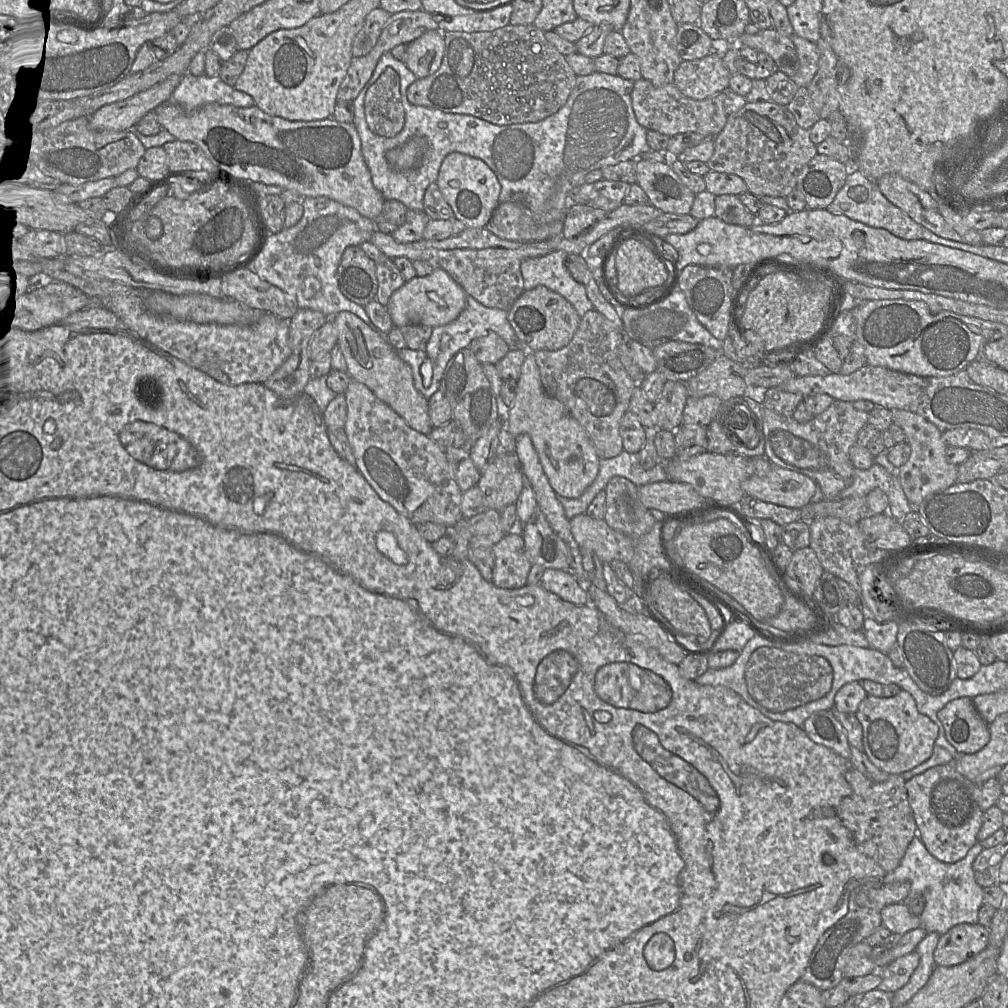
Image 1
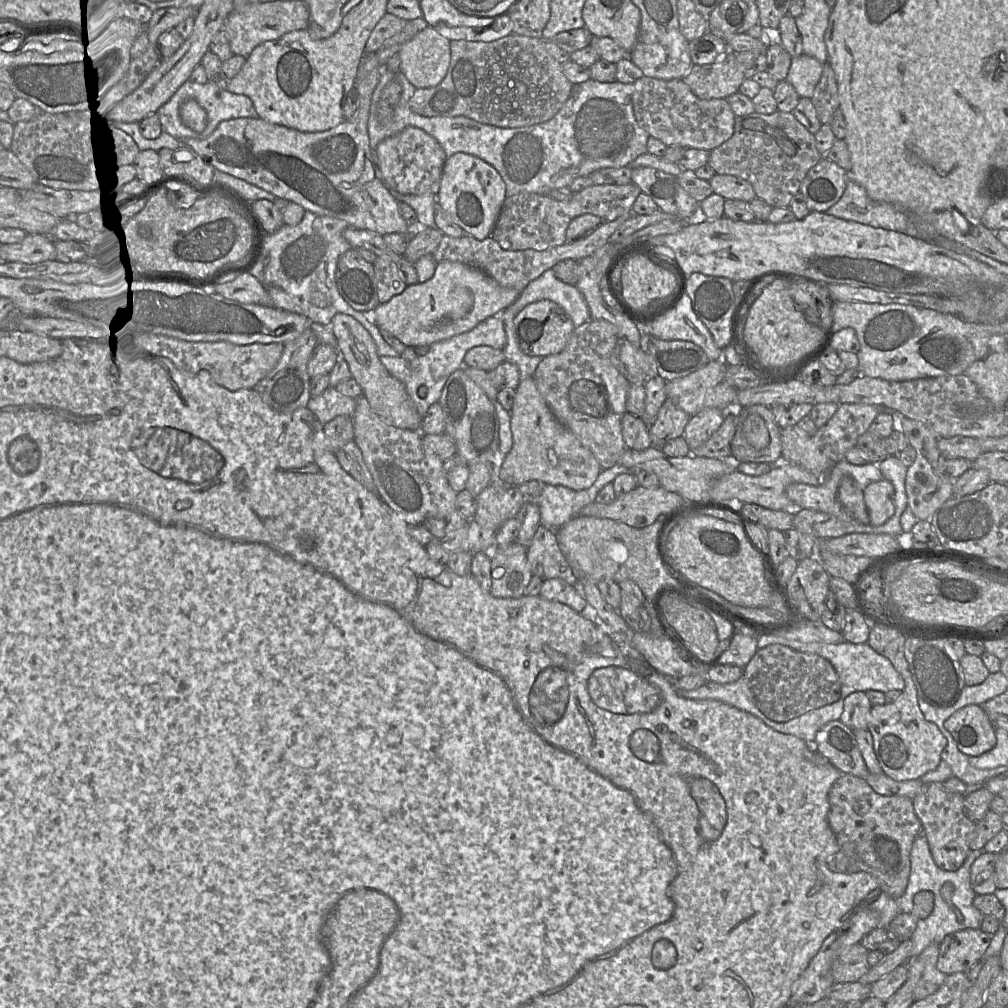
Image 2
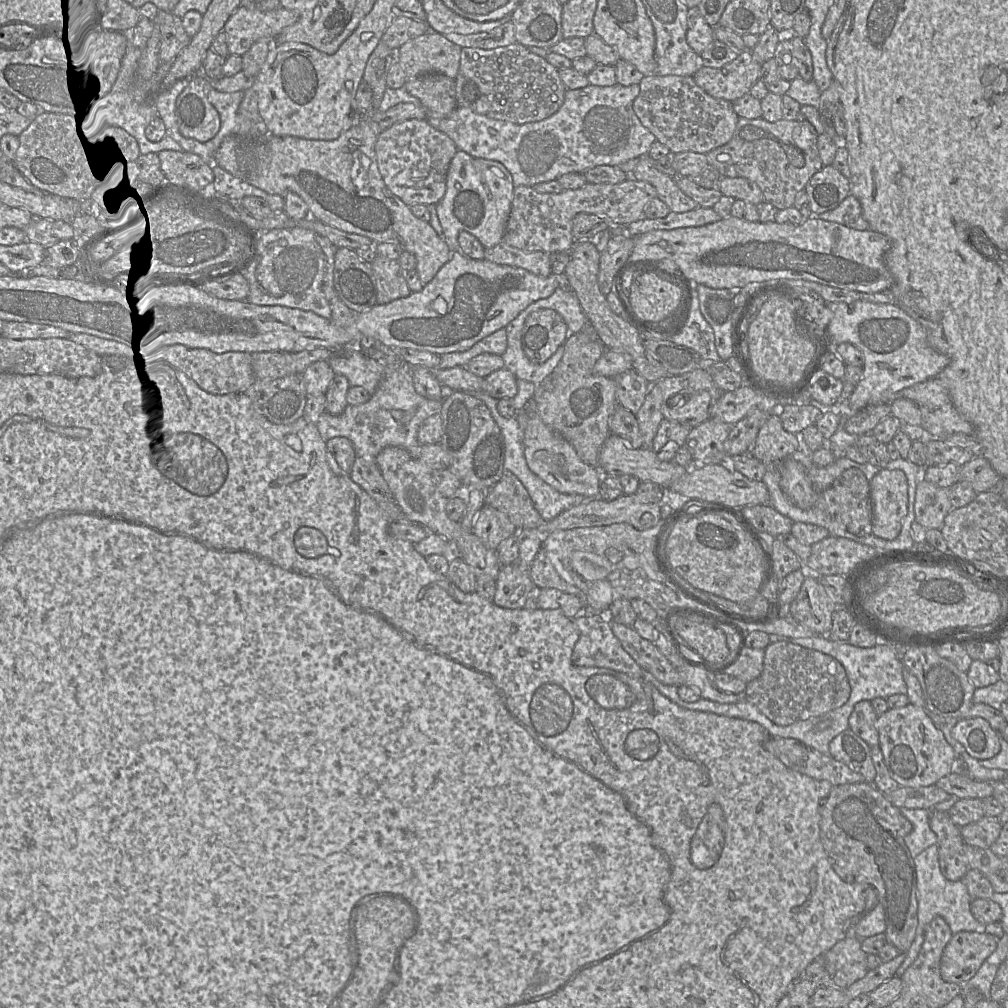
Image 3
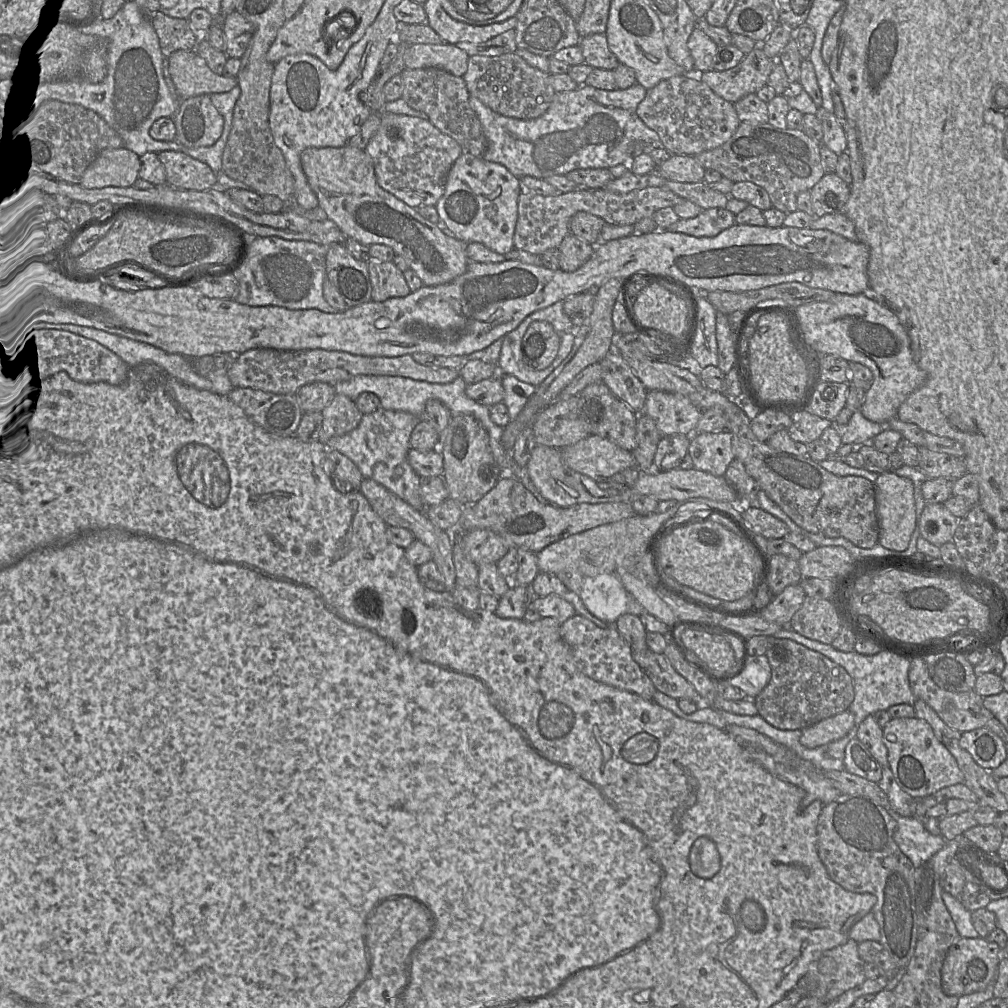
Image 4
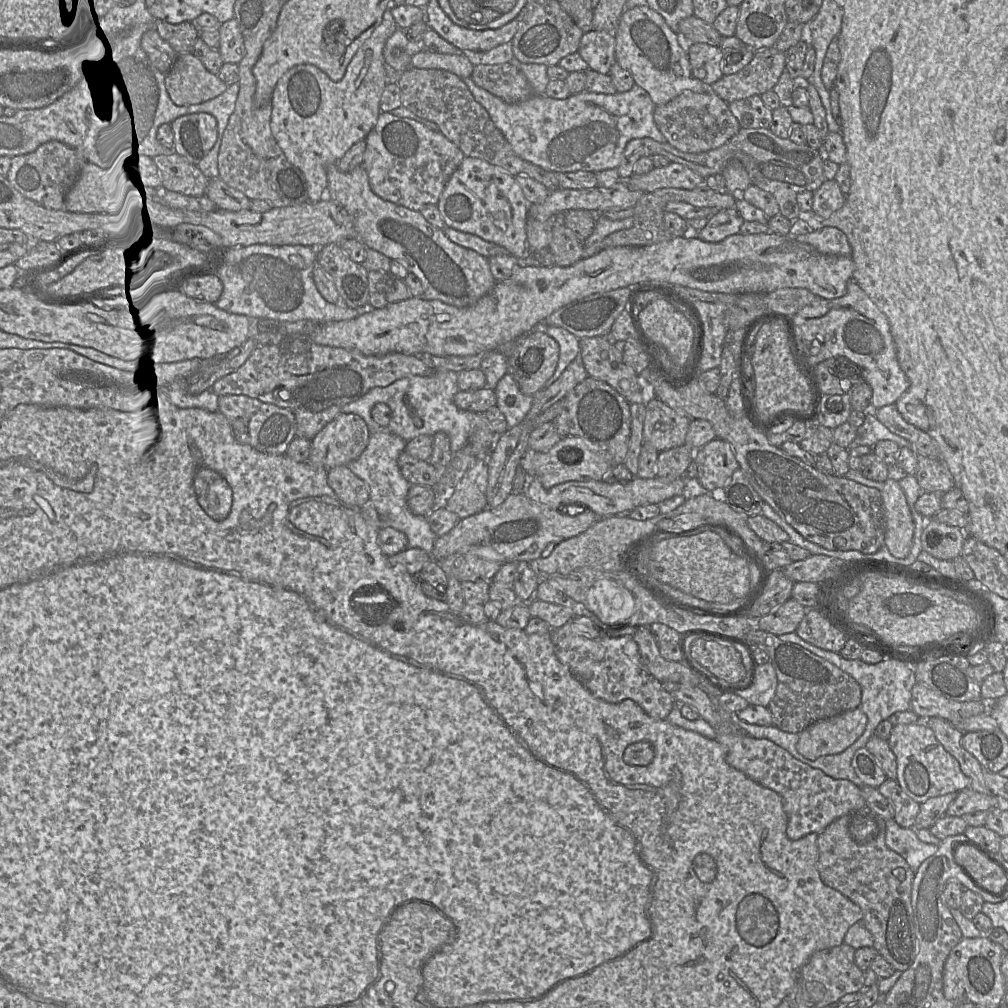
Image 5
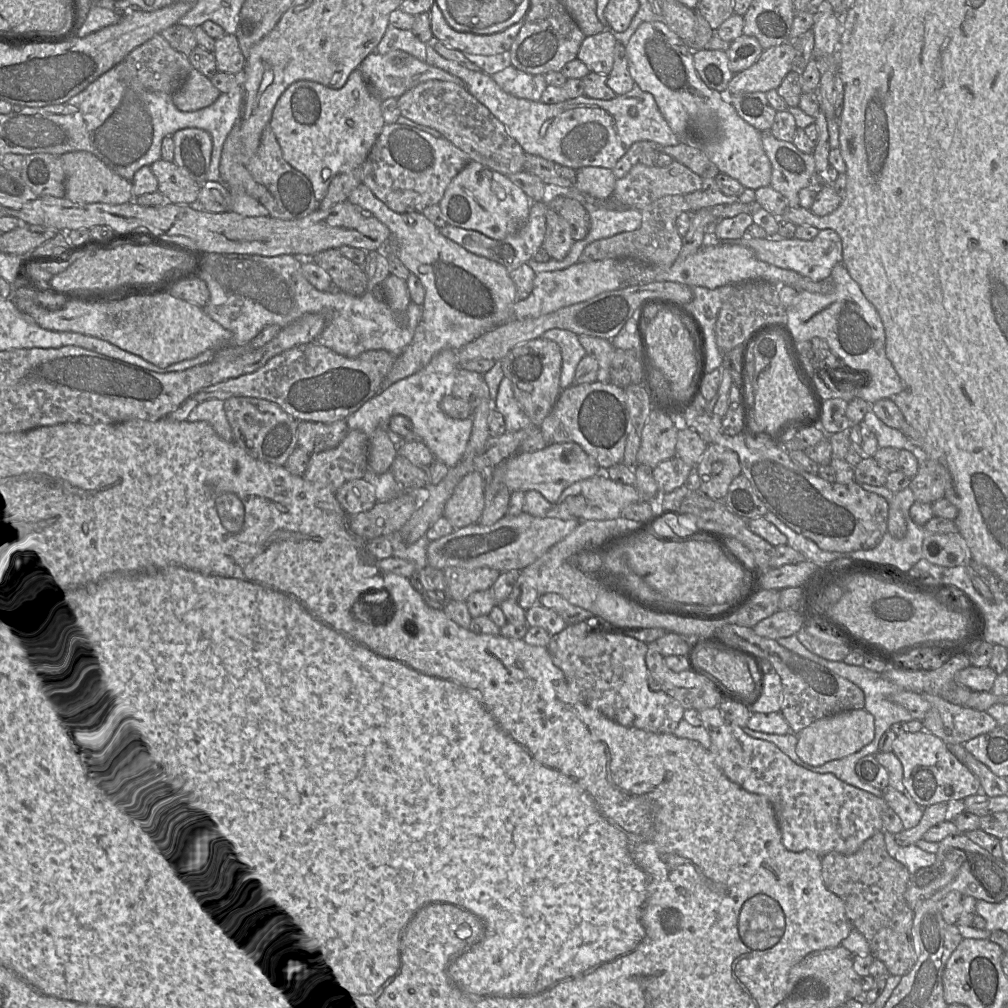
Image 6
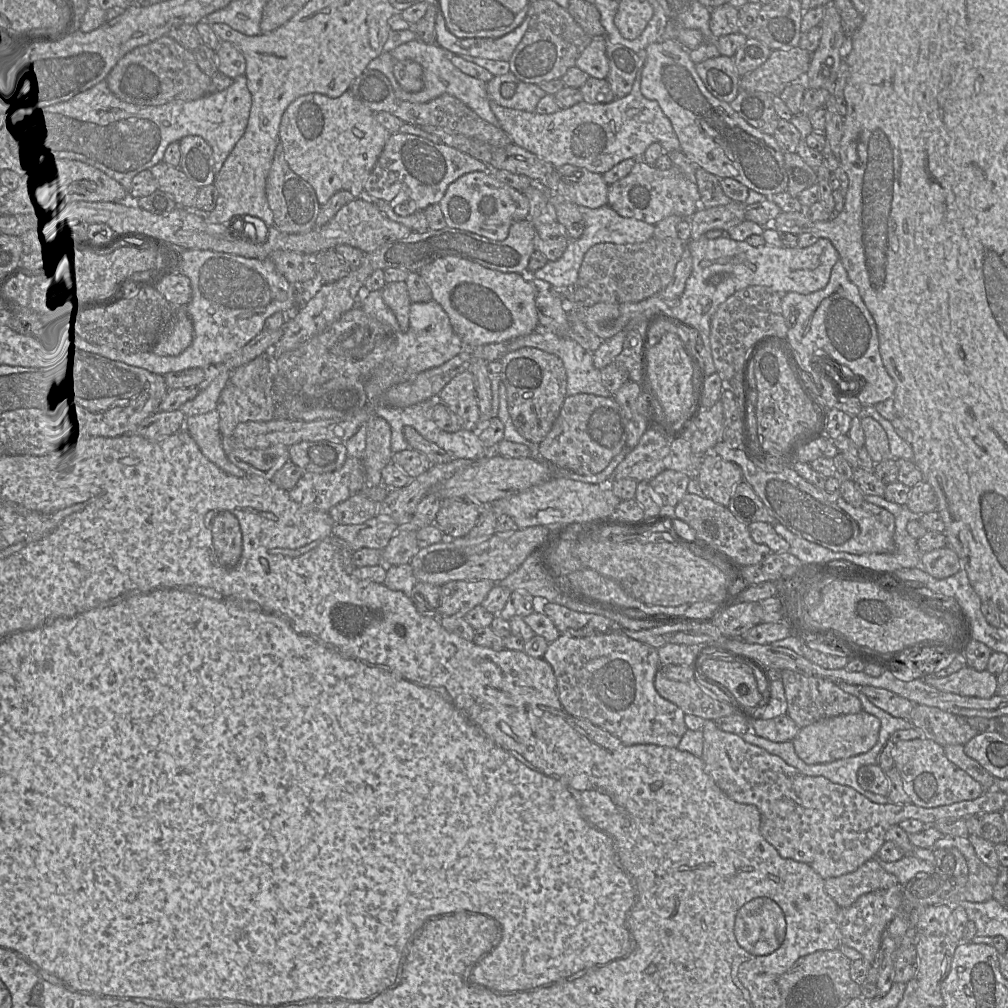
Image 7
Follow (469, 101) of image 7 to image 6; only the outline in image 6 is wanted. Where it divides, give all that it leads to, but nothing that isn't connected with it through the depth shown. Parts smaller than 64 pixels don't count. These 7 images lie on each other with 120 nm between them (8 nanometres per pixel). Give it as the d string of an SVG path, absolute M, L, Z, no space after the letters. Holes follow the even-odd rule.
M392 50L387 54L372 52L358 67L365 82L368 81L377 96L383 101L387 98L399 98L408 90L428 80L442 80L462 84L461 80L452 74L427 64L403 50Z

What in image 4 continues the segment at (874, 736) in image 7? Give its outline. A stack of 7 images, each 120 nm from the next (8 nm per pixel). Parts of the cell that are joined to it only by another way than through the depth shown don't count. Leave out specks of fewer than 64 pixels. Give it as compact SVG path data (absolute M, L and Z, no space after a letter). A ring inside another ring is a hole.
M847 710L801 729L800 743L817 748L844 737L853 726L854 716Z

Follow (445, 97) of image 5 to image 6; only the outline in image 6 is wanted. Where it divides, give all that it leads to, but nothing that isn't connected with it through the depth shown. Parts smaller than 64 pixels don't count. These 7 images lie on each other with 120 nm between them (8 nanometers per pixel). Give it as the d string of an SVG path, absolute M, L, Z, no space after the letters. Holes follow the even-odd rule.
M428 80L398 98L401 115L439 131L444 138L478 162L508 176L524 170L525 152L506 131L504 125L463 84Z

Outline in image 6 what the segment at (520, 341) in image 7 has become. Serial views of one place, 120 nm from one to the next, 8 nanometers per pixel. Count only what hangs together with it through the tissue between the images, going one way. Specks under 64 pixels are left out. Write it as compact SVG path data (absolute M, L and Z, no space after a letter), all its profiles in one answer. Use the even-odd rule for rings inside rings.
M555 328L546 331L541 337L559 345L562 355L560 385L562 390L572 386L577 365L587 355L578 335L570 330Z

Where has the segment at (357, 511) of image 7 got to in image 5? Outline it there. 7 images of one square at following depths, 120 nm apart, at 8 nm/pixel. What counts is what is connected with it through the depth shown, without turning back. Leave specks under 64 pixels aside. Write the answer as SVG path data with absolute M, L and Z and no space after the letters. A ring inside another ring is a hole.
M346 465L328 469L327 481L345 504L361 508L370 500L368 485Z

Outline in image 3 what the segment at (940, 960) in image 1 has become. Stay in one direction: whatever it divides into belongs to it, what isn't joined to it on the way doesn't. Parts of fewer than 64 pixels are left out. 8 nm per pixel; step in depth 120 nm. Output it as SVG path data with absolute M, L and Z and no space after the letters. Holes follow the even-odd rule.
M960 931L953 934L942 954L942 978L961 986L966 984L995 951L998 940L986 931Z

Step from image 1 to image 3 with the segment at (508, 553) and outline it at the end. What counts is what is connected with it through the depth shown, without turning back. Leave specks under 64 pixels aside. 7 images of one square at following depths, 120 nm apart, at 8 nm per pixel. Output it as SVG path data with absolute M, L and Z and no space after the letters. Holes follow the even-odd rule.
M517 563L500 566L495 582L496 591L493 602L507 609L523 608L528 594L536 587L527 570Z

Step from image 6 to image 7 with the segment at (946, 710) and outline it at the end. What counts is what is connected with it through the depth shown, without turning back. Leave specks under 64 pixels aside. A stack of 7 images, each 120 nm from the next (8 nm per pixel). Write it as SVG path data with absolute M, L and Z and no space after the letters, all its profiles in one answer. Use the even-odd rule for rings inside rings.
M915 705L911 723L923 732L923 736L939 745L965 745L979 732L967 722L967 718L936 707Z

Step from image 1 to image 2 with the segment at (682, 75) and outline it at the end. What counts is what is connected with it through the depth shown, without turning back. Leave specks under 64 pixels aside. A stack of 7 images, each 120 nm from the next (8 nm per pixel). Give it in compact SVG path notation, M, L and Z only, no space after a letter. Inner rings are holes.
M727 51L712 64L693 65L682 80L692 93L702 100L726 99L739 92L740 85L747 78L742 66L736 60L735 54L732 51Z

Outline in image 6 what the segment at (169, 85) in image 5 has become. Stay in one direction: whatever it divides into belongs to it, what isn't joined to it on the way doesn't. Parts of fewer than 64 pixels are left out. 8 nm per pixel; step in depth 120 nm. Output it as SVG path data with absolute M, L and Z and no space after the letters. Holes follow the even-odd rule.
M192 68L180 88L174 92L172 101L180 111L195 111L212 104L220 95L211 78Z

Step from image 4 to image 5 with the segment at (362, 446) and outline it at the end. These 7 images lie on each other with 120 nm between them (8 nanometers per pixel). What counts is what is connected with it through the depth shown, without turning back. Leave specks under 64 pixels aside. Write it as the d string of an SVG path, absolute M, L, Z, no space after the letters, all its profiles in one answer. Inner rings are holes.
M387 427L371 433L362 454L347 466L361 478L369 488L369 502L376 508L383 527L392 527L405 534L407 548L420 548L432 554L437 535L432 531L428 518L413 514L407 504L407 494L411 483L400 472L398 457L404 451L407 441L393 434Z

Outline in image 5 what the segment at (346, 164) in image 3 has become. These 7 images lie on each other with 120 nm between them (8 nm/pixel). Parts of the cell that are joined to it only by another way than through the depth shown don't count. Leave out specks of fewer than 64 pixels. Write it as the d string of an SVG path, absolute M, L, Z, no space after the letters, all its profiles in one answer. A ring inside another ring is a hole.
M330 164L326 173L329 199L353 218L356 238L366 248L372 248L391 260L401 261L406 269L421 281L423 299L440 300L456 307L467 307L476 303L496 284L488 258L452 242L443 229L430 224L420 211L379 197L372 191L363 166L345 173L341 172L336 164Z

